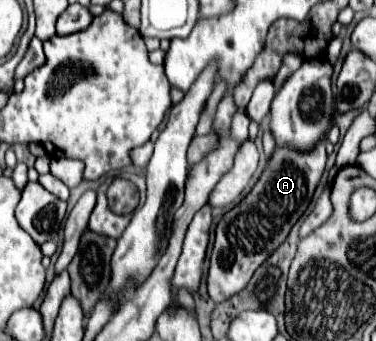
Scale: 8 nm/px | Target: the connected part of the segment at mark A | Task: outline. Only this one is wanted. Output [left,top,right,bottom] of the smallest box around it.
[208,147,326,303]

